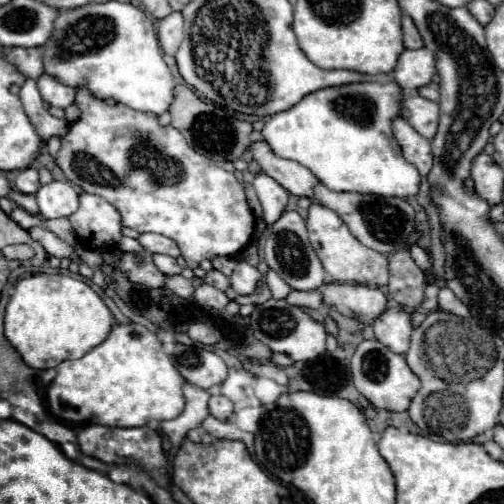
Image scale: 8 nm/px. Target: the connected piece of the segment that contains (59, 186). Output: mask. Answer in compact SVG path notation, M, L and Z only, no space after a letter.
M51 181L43 185L35 197L43 219L69 217L79 207L79 193L67 181Z

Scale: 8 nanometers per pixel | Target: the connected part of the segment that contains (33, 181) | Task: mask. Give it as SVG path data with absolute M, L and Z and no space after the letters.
M27 167L27 169L19 171L19 175L17 175L17 179L15 179L15 187L17 187L17 191L21 191L21 193L31 193L31 195L33 195L33 193L41 187L37 169L35 169L35 167Z

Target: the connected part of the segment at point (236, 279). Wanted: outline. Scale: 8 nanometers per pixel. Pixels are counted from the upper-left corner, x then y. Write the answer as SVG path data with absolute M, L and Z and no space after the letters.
M237 261L231 273L231 287L237 291L237 295L255 293L259 281L261 281L261 273L253 265L249 265L247 261Z

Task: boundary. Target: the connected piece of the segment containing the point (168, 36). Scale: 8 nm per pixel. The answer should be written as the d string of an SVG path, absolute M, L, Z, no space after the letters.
M173 11L171 15L163 17L157 23L157 35L163 51L167 55L175 55L179 49L179 43L183 41L183 15L179 11Z

